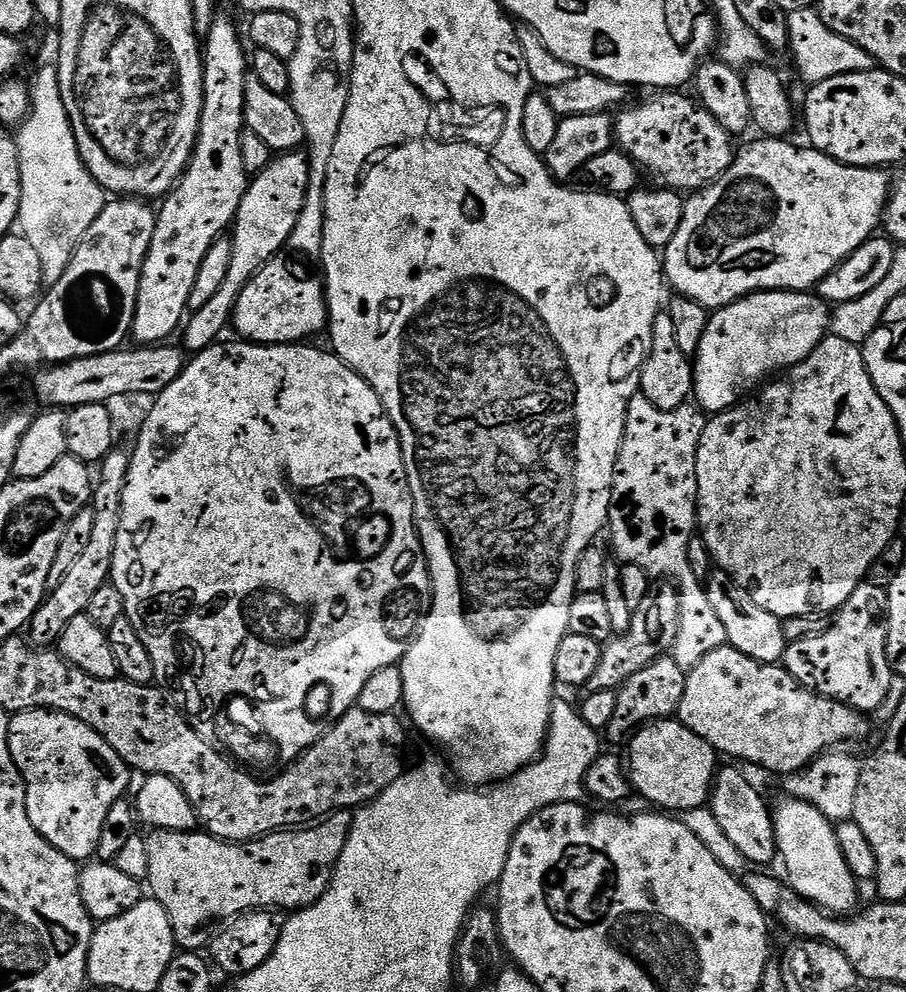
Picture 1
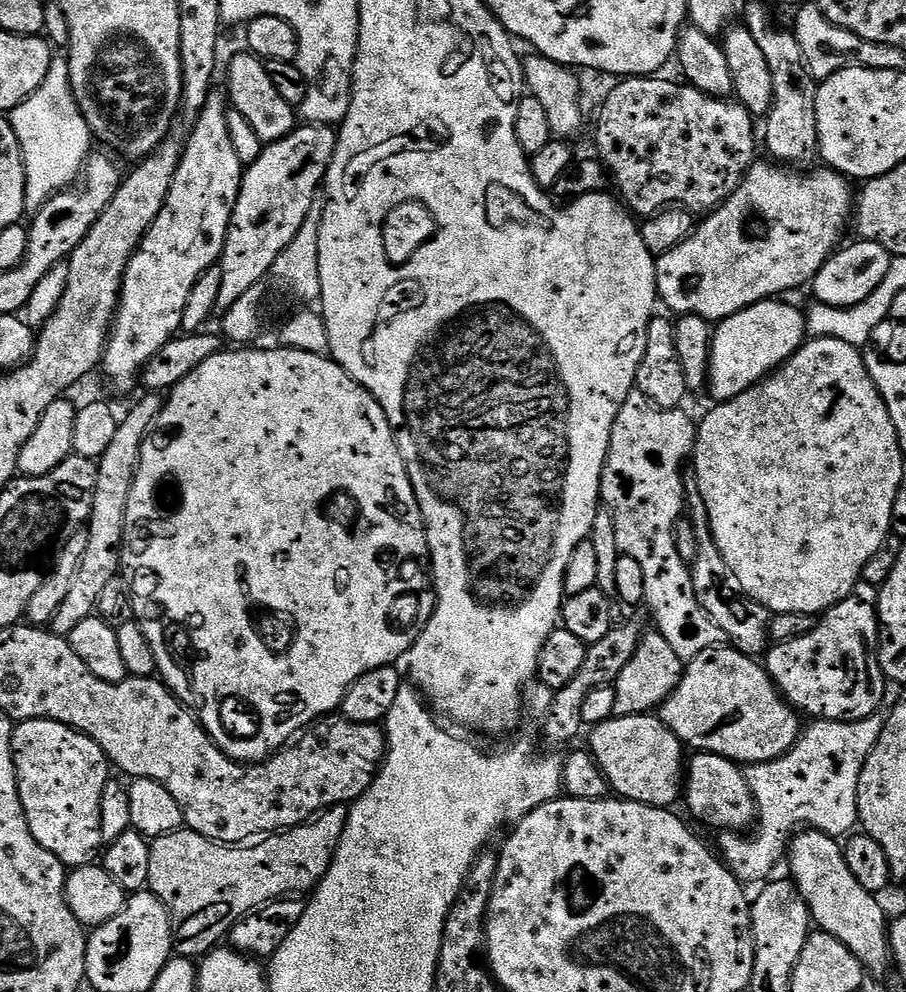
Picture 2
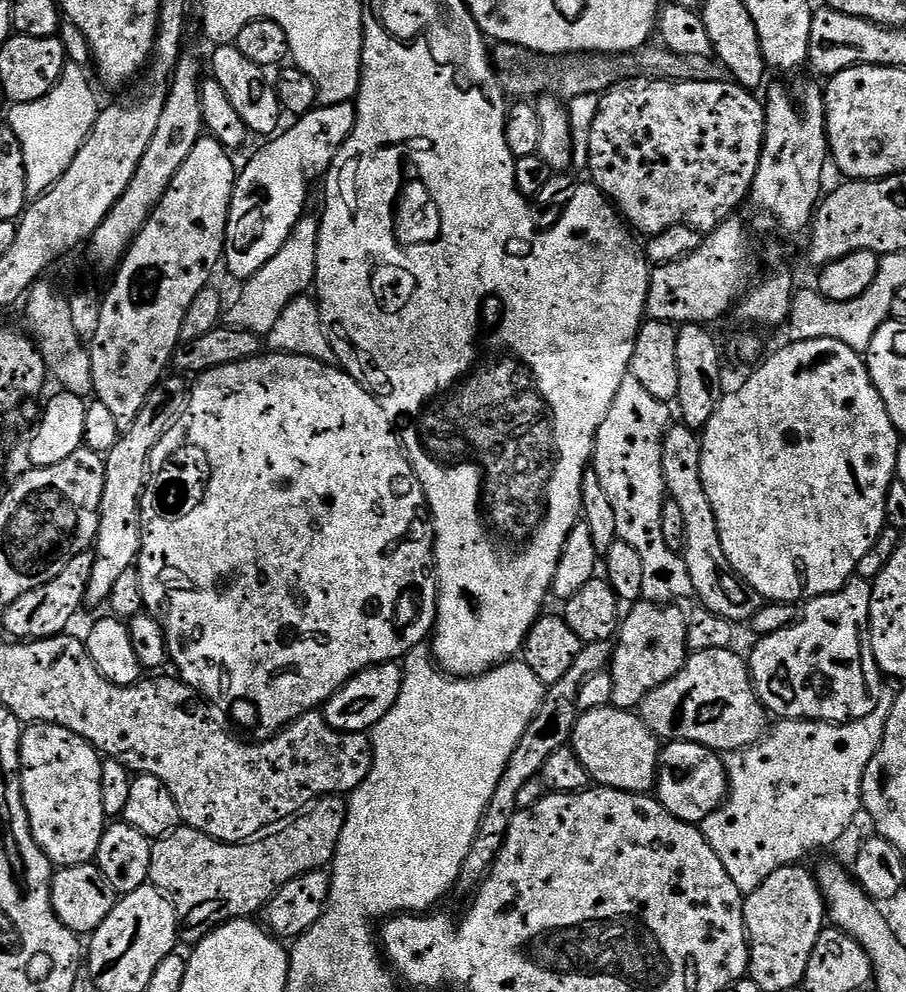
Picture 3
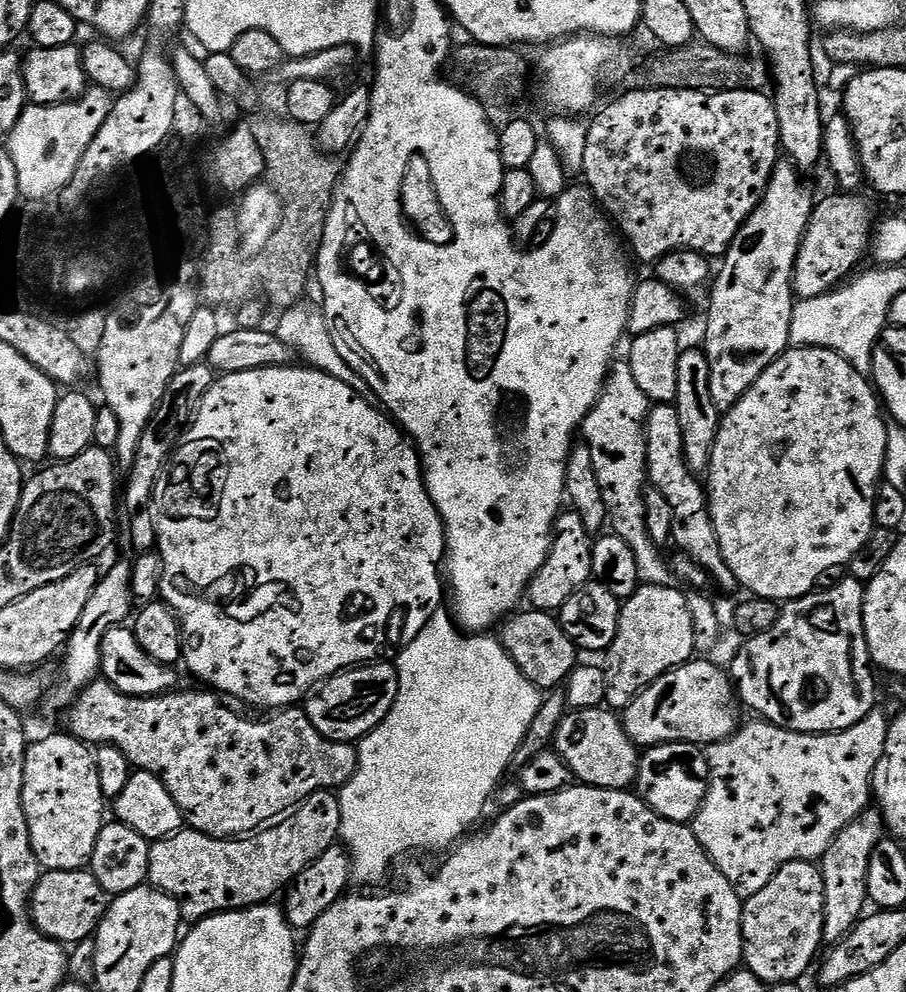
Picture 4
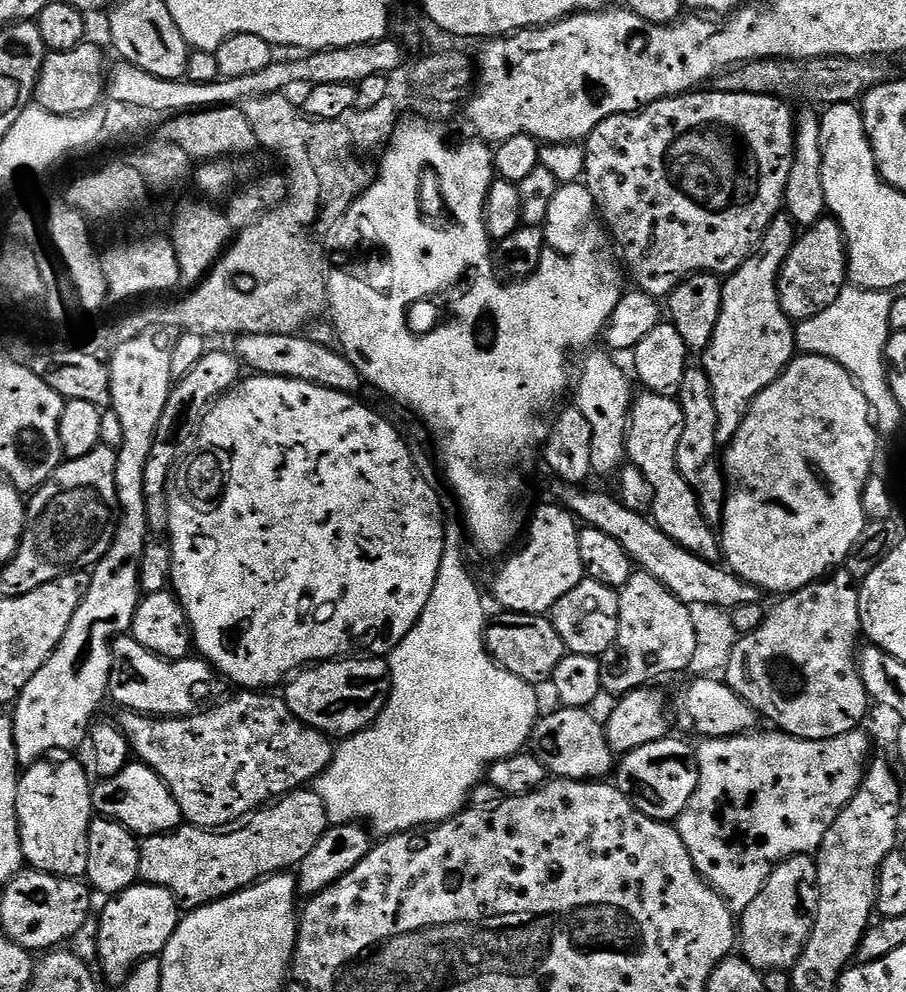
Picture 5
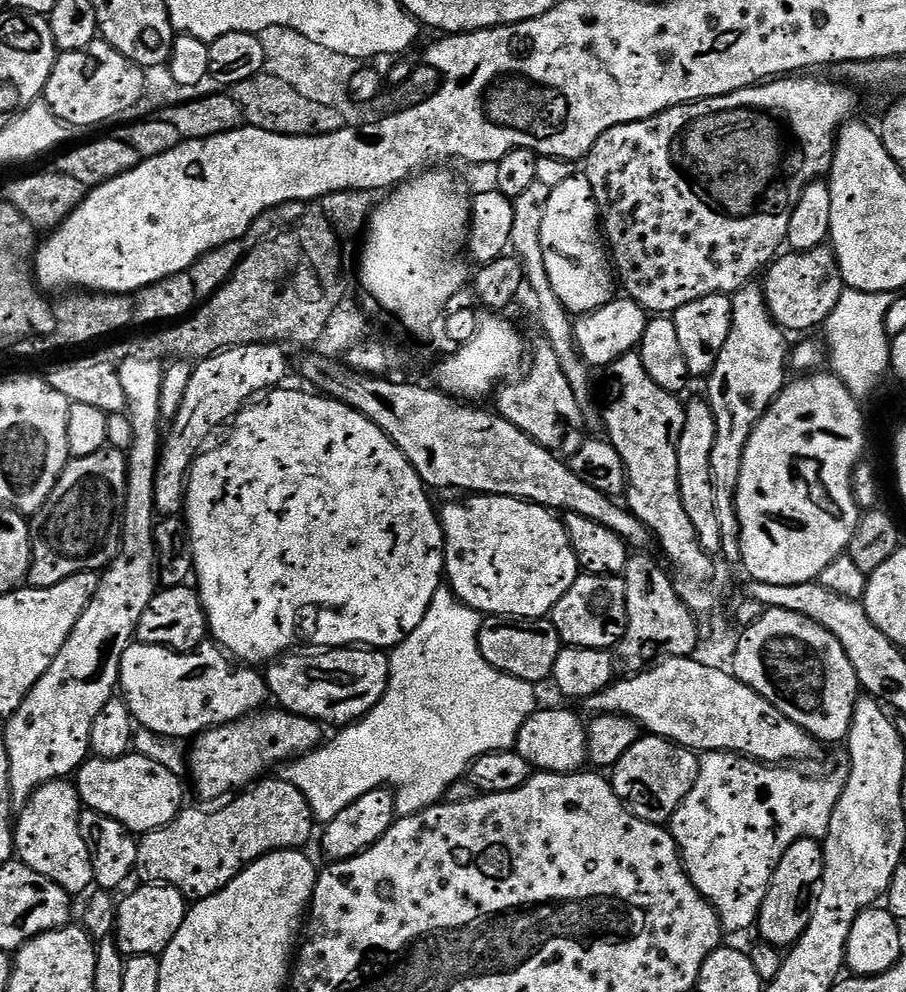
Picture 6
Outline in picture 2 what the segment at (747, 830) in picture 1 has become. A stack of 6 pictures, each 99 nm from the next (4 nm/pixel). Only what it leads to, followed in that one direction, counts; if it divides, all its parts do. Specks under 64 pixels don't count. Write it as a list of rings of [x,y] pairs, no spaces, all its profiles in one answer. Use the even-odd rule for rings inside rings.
[[[696,752],[693,757],[686,764],[686,787],[682,792],[683,799],[688,799],[689,810],[701,816],[712,828],[738,833],[751,829],[758,813],[745,769],[736,761],[713,752]]]

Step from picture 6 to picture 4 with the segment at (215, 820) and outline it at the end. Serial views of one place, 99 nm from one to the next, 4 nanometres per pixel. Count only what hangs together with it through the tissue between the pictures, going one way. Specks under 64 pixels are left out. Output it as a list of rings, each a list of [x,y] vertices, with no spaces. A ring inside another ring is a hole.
[[[332,790],[315,792],[297,804],[294,811],[279,822],[243,838],[219,840],[201,832],[181,830],[166,840],[155,841],[148,850],[147,883],[157,892],[165,892],[175,900],[180,908],[181,921],[199,922],[208,916],[216,916],[219,912],[237,912],[240,908],[267,904],[279,897],[294,877],[302,874],[306,866],[310,866],[327,848],[337,843],[339,834],[340,802],[337,793]]]

